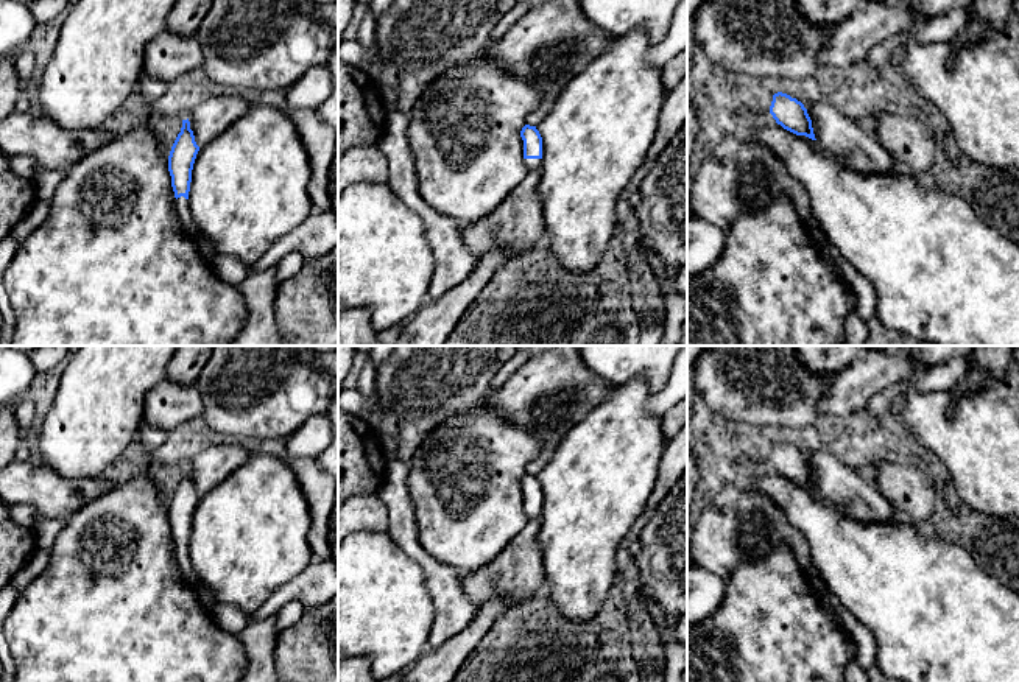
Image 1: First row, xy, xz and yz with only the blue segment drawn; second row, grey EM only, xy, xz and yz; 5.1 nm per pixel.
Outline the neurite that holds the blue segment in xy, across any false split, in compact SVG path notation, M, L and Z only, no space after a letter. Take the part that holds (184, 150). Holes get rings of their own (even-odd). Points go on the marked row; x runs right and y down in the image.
M189 118L182 120L181 132L178 134L168 156L168 171L176 198L176 209L189 206L187 199L192 182L192 170L198 151L199 146L195 142L193 131L190 129L190 121Z

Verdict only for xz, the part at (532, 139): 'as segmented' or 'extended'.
extended

